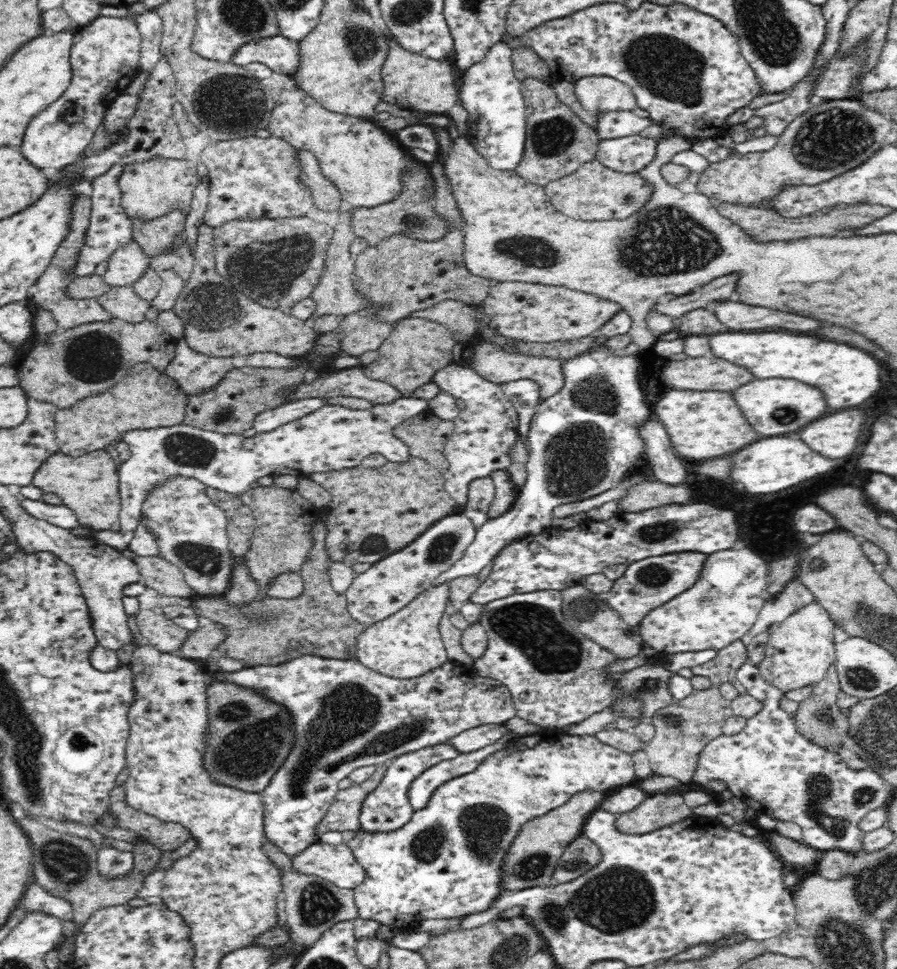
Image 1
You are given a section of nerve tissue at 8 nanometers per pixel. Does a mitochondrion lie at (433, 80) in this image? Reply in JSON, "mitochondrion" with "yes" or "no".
{"mitochondrion":"no"}

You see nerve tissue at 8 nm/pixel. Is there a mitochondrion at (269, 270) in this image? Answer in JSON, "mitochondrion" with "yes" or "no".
{"mitochondrion":"yes"}

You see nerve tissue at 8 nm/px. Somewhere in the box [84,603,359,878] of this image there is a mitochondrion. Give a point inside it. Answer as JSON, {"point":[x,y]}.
{"point":[254,743]}

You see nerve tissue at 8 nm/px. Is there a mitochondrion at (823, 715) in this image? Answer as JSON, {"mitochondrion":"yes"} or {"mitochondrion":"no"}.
{"mitochondrion":"yes"}

